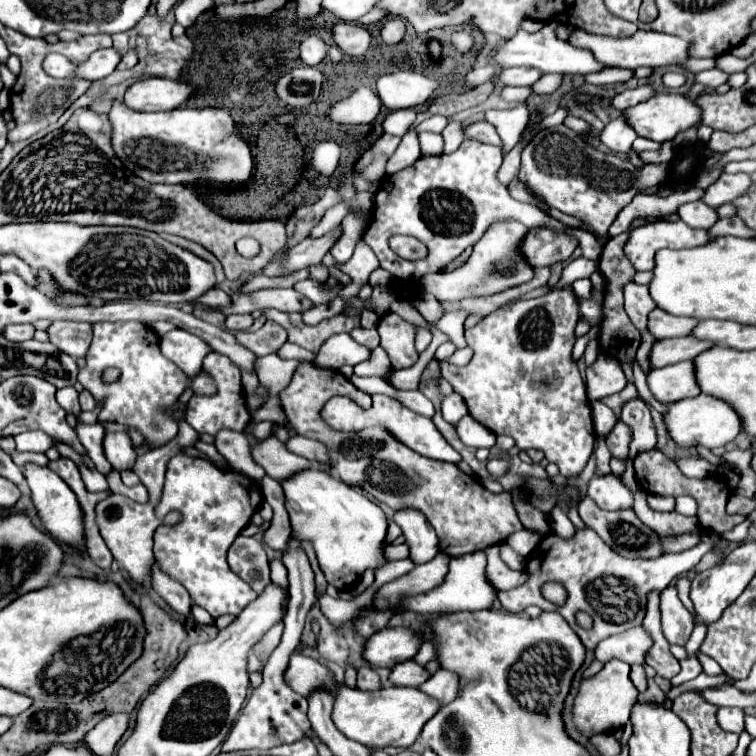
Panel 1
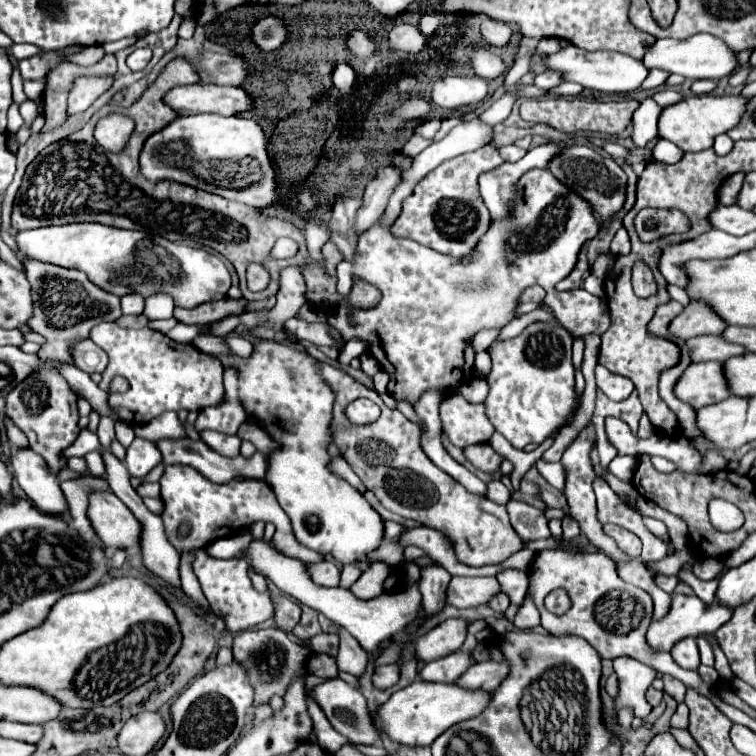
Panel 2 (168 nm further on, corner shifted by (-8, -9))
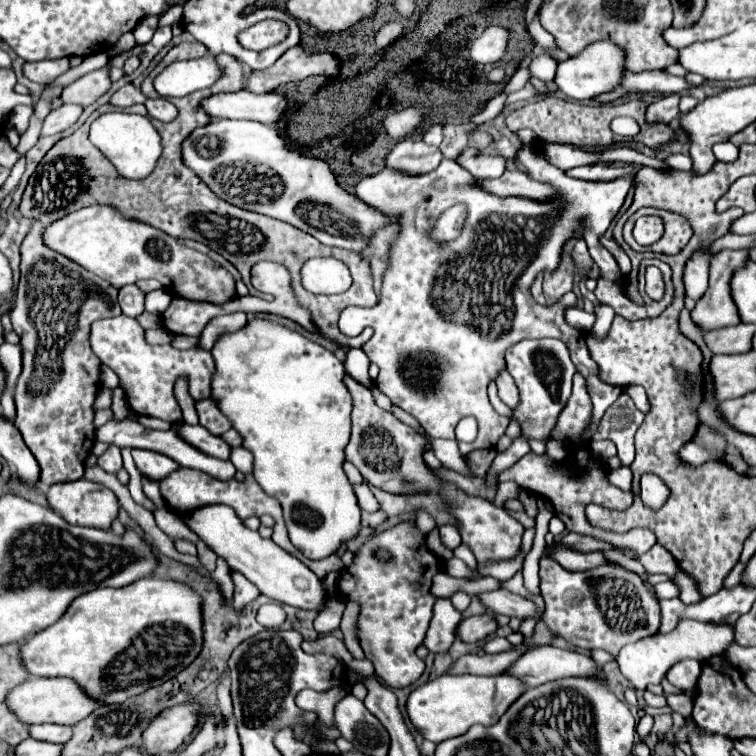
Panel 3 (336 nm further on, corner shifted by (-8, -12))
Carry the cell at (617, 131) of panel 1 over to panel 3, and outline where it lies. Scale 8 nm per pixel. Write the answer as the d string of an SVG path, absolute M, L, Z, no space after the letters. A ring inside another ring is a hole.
M672 94L672 96L652 102L646 110L646 122L648 124L668 124L670 120L674 120L680 114L678 100L680 100L680 96Z

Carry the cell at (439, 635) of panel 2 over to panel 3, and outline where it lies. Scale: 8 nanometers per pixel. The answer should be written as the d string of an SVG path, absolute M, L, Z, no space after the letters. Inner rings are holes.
M480 614L480 616L470 616L460 620L454 634L456 634L456 640L472 644L472 642L482 642L494 630L496 630L494 618L488 614Z

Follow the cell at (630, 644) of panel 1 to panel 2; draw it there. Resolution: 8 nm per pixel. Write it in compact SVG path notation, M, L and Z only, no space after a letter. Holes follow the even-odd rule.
M672 593L672 605L670 611L666 613L666 617L662 617L660 621L652 621L650 629L648 629L648 643L654 649L660 651L670 651L678 641L686 639L686 637L698 637L698 635L714 635L716 629L720 629L726 621L730 621L734 609L726 609L726 605L720 605L718 601L712 601L710 605L704 603L702 599L698 599L696 595L684 595L684 593Z

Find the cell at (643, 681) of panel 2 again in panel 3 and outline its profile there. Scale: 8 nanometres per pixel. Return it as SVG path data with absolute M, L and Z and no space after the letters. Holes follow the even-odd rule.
M682 620L674 632L670 634L654 634L648 636L648 640L640 640L636 644L628 644L620 650L616 662L620 666L620 672L636 690L646 690L650 684L660 684L668 668L684 658L694 660L708 660L716 654L722 654L724 648L734 640L734 628L732 626L714 626L714 624L700 624L696 620Z

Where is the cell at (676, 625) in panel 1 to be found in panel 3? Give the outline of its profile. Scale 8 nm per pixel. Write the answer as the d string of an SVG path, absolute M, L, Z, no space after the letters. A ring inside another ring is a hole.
M682 660L682 662L676 662L666 678L680 690L688 690L688 688L694 688L696 686L696 680L700 676L700 668L702 664L696 662L696 660Z

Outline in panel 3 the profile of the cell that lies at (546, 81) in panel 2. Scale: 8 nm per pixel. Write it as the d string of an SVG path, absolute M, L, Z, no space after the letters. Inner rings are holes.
M604 40L598 44L588 46L578 58L566 58L558 64L556 76L554 76L554 84L558 86L558 90L562 90L568 98L574 100L590 100L600 92L610 92L616 88L616 84L620 82L624 70L624 52L620 52L620 48L616 48L616 44Z

